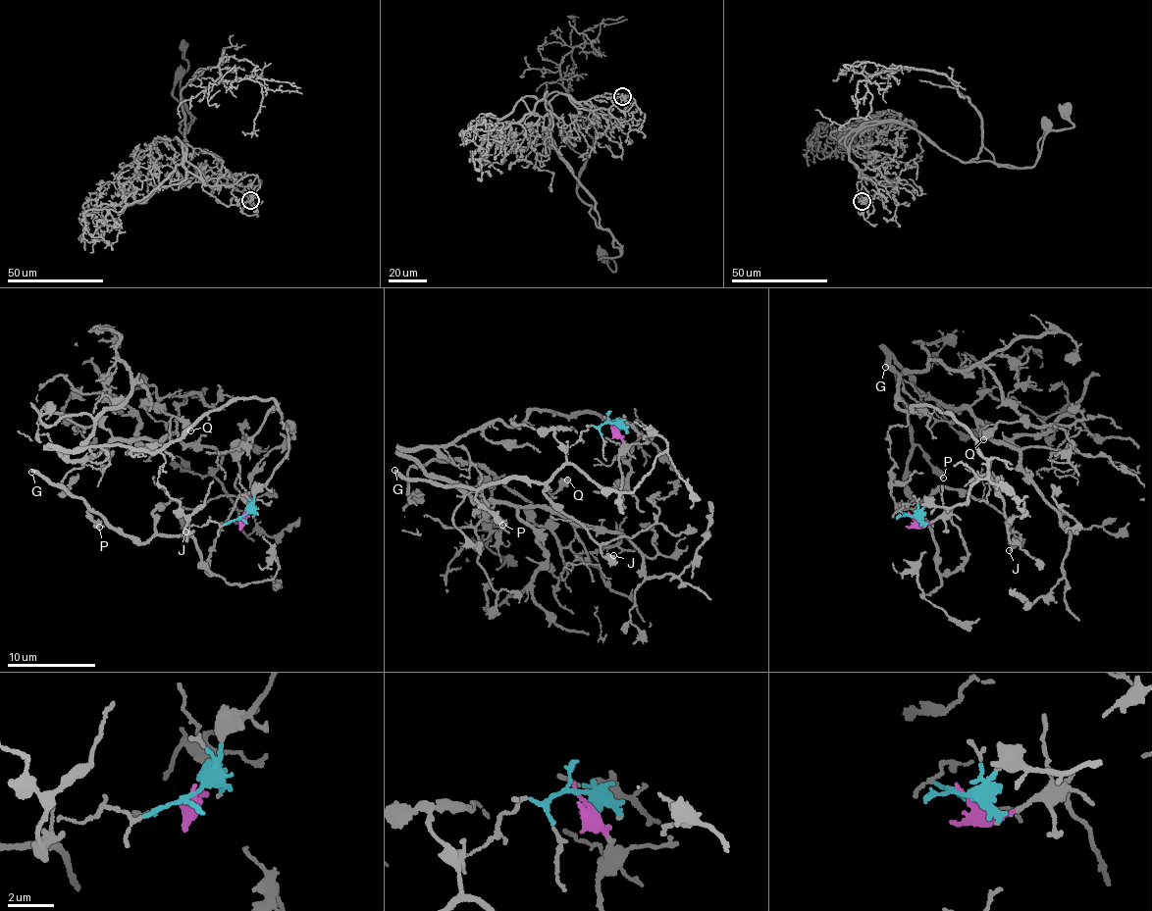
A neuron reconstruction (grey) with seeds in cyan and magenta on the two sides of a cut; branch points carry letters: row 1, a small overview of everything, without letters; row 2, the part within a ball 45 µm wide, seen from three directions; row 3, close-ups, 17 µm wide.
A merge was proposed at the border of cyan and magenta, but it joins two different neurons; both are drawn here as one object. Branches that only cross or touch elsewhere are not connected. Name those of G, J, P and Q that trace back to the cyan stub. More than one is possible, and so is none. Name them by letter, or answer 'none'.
Q

